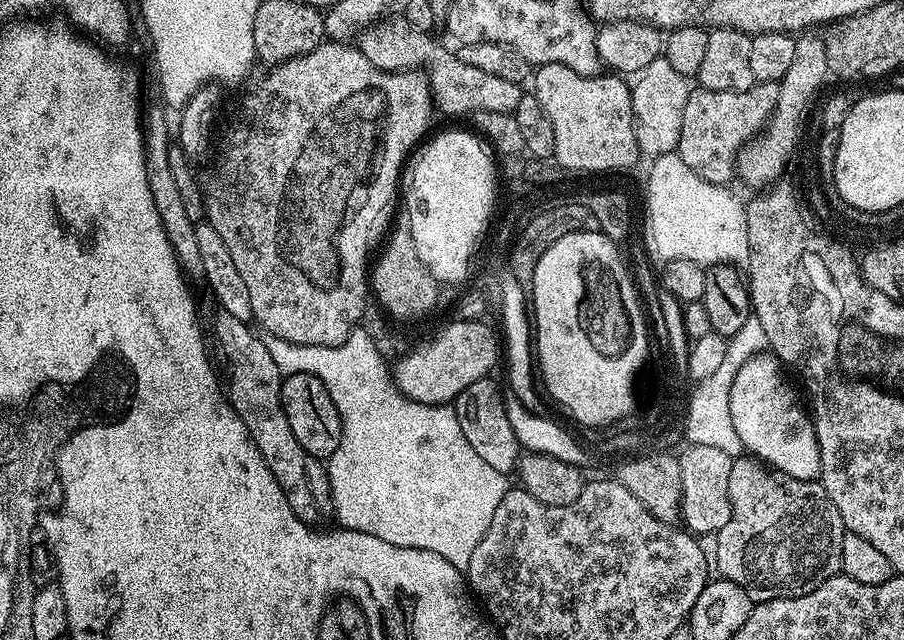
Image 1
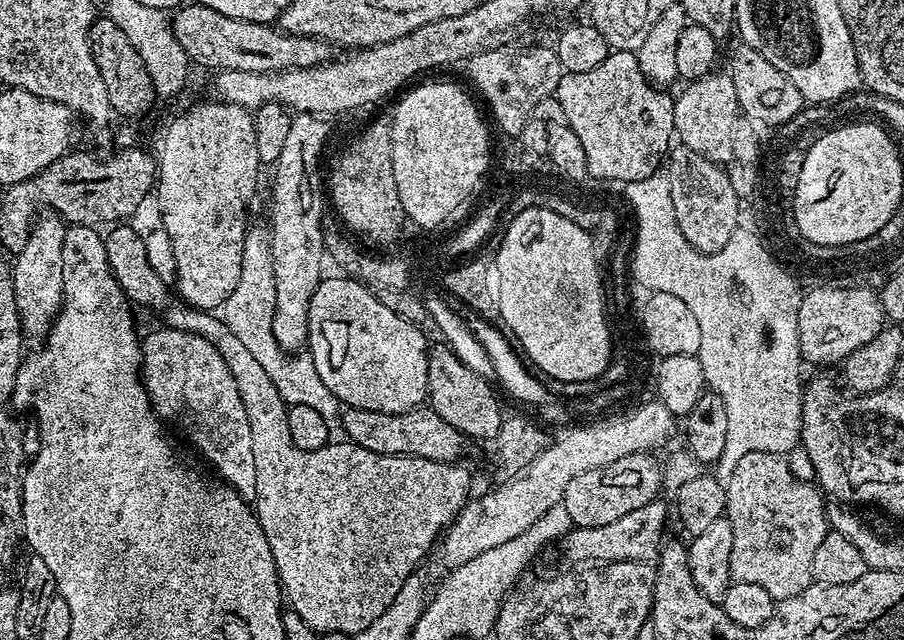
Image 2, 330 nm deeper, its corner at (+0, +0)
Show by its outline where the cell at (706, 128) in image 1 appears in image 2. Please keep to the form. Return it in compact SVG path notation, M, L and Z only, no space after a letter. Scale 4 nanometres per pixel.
M676 146L666 157L666 175L670 182L670 198L674 202L678 228L686 240L700 252L722 250L741 223L738 197L734 186L730 186L727 171L694 150Z

